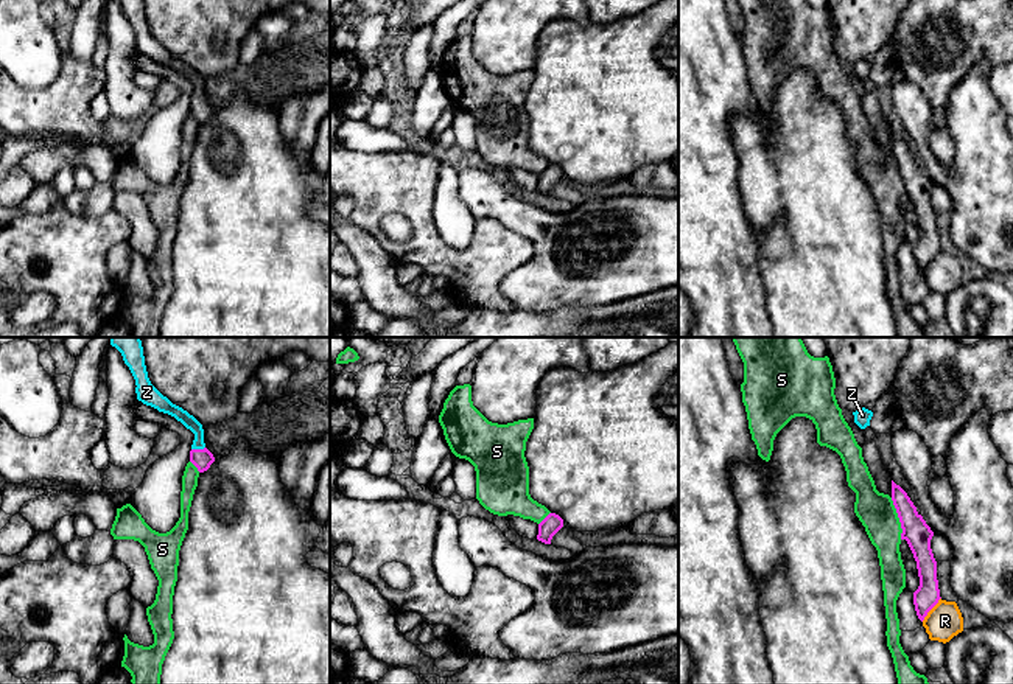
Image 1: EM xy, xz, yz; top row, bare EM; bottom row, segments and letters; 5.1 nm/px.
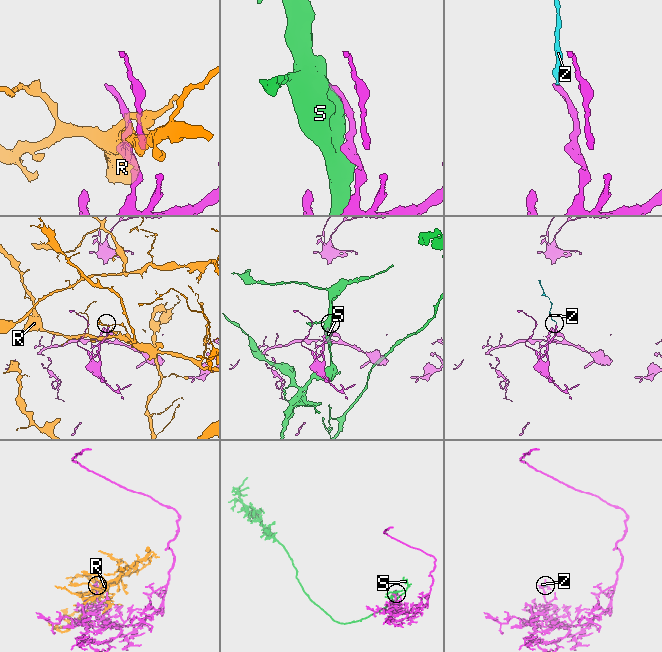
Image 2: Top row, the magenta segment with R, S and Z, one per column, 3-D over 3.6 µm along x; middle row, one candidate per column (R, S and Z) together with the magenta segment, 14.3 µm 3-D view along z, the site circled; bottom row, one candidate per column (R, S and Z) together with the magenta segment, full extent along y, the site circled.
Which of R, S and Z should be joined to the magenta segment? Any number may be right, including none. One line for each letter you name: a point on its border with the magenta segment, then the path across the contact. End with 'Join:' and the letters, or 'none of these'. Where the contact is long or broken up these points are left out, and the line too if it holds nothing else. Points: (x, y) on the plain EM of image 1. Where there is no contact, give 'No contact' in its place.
Z: Touches magenta at xy (198, 101). Path across: xy (201, 111), (198, 101), (198, 83), (179, 66)
Join: Z

